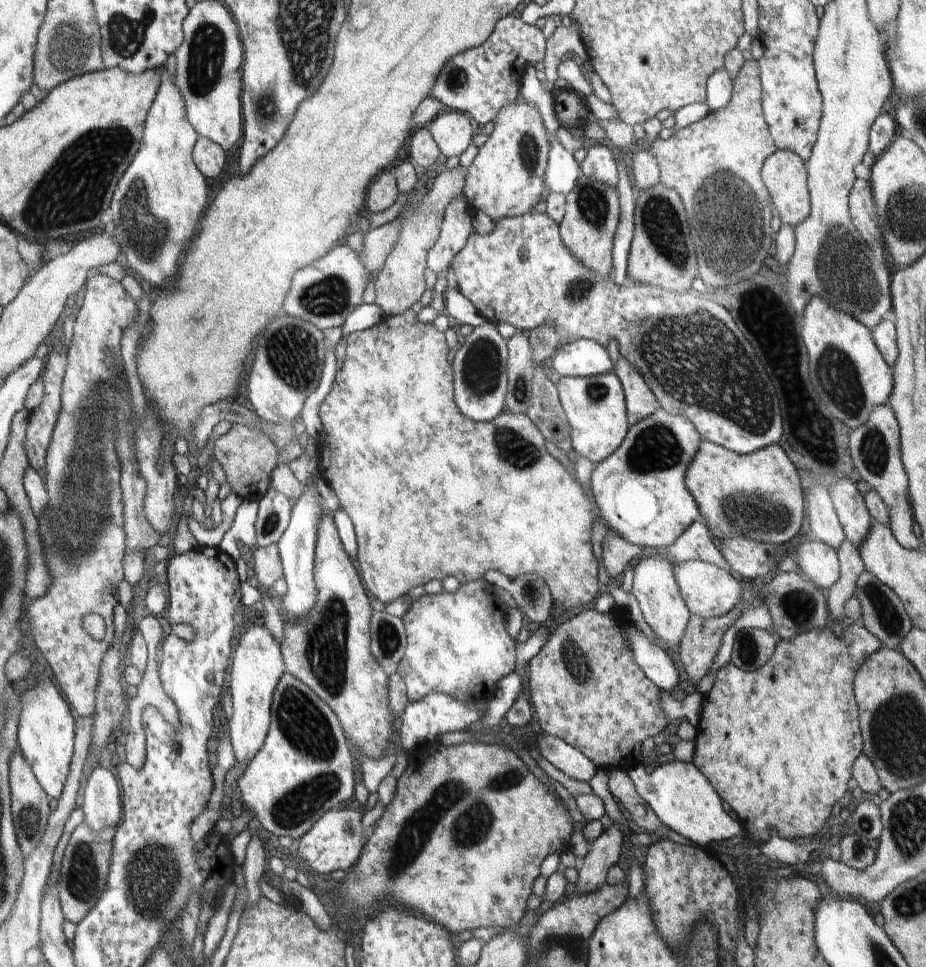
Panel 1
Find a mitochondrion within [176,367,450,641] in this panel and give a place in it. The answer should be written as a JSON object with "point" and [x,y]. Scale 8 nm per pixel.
{"point":[270,524]}

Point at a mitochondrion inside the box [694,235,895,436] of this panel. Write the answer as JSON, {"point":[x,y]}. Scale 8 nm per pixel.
{"point":[842,379]}

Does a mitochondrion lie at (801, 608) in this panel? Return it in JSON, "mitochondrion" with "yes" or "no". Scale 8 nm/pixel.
{"mitochondrion":"yes"}

